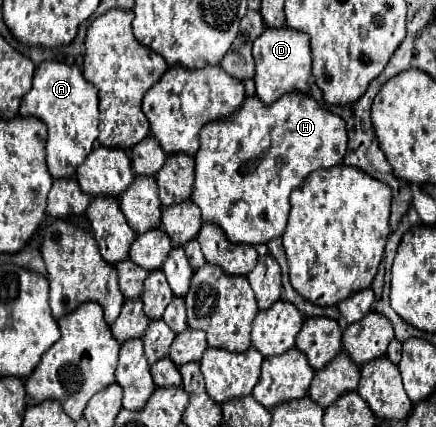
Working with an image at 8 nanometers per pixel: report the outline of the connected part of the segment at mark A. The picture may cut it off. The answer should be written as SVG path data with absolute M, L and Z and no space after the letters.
M44 61L36 67L34 85L22 97L22 117L36 117L48 127L46 167L54 179L74 177L76 167L86 161L98 137L98 89L82 77L78 65Z

